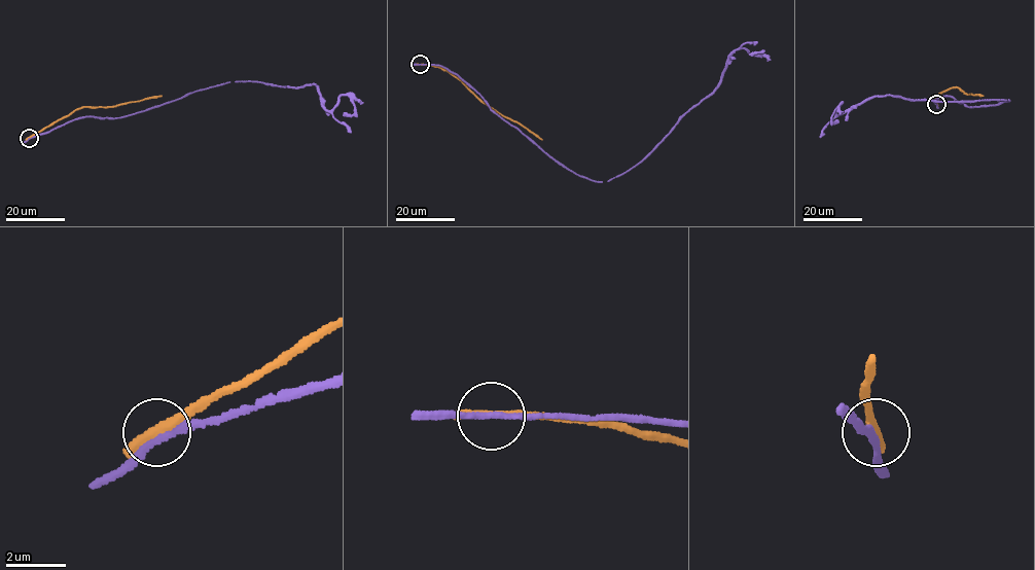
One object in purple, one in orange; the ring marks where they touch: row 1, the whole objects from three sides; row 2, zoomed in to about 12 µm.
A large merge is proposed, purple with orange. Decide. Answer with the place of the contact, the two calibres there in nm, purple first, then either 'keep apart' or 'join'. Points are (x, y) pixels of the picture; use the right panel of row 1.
place (936, 104); calibres 200 and 260 nm; keep apart

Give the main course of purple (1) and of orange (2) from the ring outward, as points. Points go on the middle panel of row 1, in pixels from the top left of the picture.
1: (420, 64), (455, 73), (546, 153), (602, 181), (638, 164), (713, 91), (736, 49), (763, 50), (749, 55)
2: (420, 64), (444, 69), (477, 97), (542, 139)

